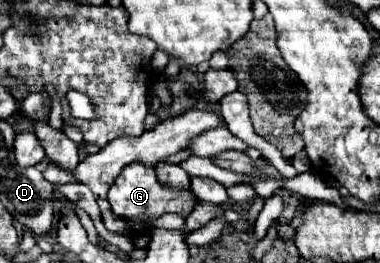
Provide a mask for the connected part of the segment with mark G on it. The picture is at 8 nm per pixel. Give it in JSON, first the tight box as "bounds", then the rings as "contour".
{"bounds":[108,161,196,235],"contour":[[[138,161],[130,163],[124,171],[126,171],[126,175],[120,175],[112,183],[112,187],[108,191],[108,203],[114,211],[114,215],[126,219],[132,225],[134,233],[138,233],[138,235],[144,233],[150,227],[152,219],[156,219],[164,213],[190,215],[190,211],[196,203],[196,197],[192,191],[186,191],[186,189],[184,191],[172,191],[170,187],[166,187],[164,183],[158,181],[154,167],[146,167],[144,163],[138,163]]]}

